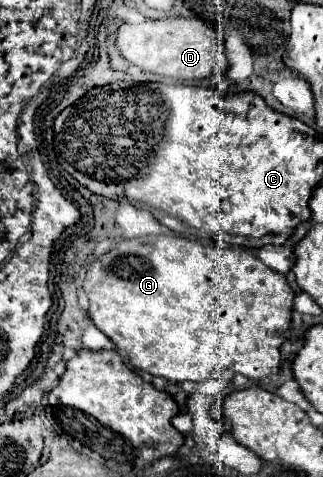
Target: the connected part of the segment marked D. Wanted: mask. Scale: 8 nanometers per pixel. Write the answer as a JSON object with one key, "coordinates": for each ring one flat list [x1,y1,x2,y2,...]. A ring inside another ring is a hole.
{"coordinates":[[166,18,146,20,140,24,122,24,118,30,118,48,134,66,174,80,202,80,214,74,228,74,224,36,198,18]]}

